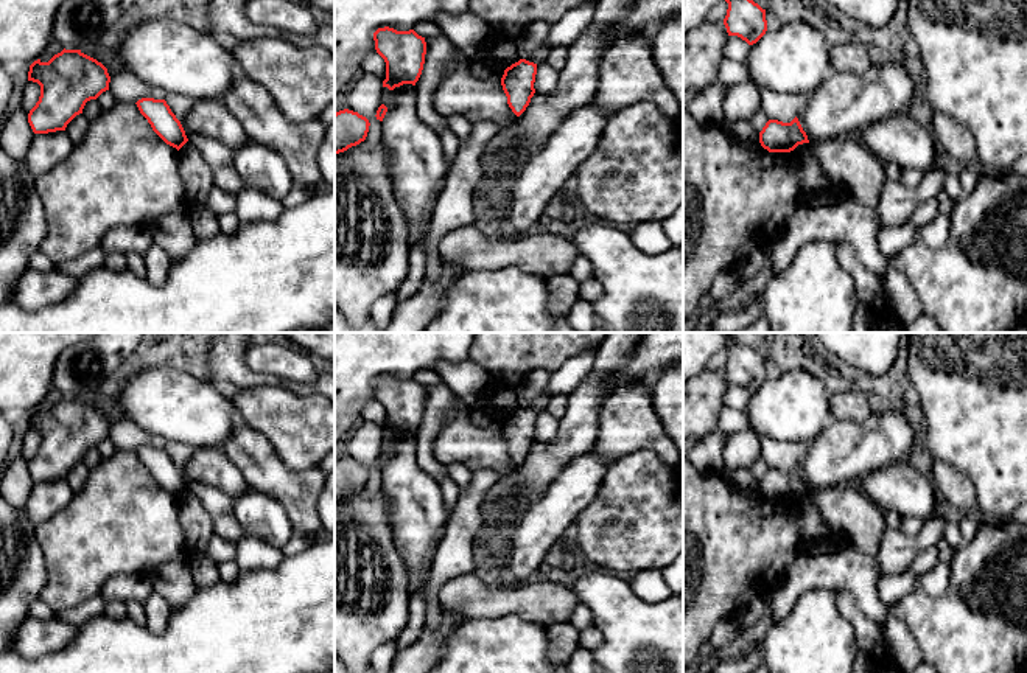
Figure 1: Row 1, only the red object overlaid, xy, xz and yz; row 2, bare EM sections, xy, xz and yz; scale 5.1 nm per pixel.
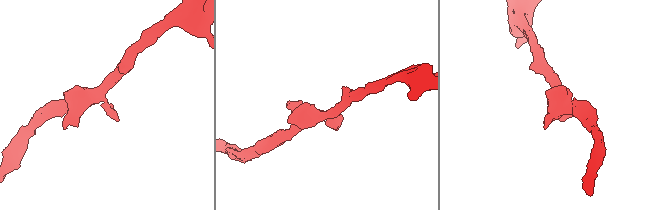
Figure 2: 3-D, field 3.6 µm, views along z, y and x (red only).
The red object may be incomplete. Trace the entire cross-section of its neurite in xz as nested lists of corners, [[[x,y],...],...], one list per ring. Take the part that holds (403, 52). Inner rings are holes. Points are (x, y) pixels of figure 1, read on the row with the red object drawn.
[[[384,26],[373,33],[375,50],[386,62],[386,79],[383,87],[394,90],[403,84],[419,81],[426,54],[425,37],[414,30],[397,31]]]

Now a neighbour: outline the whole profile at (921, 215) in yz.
[[[966,168],[963,169],[959,177],[960,177],[960,197],[955,202],[951,202],[949,207],[943,211],[941,205],[937,199],[931,199],[923,205],[918,205],[910,214],[909,218],[913,219],[920,227],[926,225],[927,222],[932,222],[937,216],[940,214],[948,214],[951,216],[951,213],[954,211],[954,208],[963,201],[966,199],[973,190],[976,188],[976,185],[979,183],[979,180],[987,176],[985,171],[979,169],[973,169],[973,168]]]

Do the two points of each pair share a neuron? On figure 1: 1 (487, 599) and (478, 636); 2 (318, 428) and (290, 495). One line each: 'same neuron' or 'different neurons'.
1: different neurons
2: different neurons

